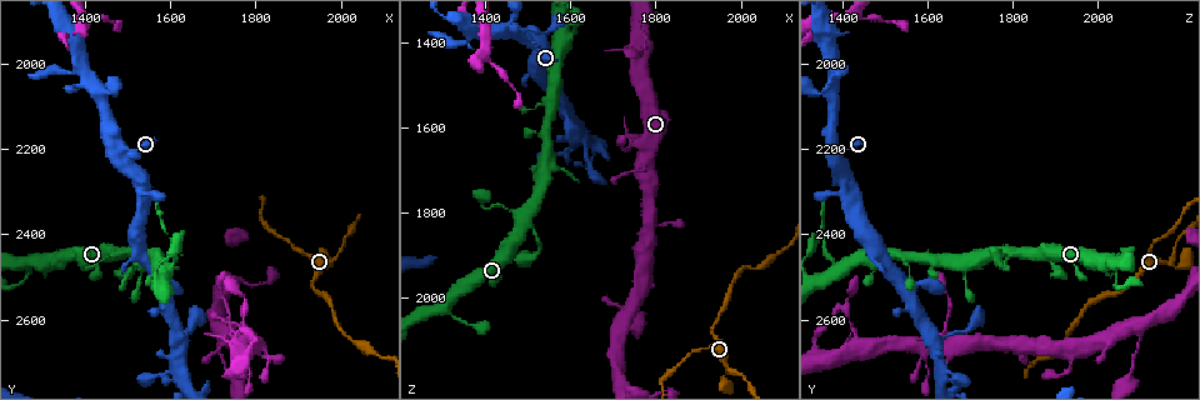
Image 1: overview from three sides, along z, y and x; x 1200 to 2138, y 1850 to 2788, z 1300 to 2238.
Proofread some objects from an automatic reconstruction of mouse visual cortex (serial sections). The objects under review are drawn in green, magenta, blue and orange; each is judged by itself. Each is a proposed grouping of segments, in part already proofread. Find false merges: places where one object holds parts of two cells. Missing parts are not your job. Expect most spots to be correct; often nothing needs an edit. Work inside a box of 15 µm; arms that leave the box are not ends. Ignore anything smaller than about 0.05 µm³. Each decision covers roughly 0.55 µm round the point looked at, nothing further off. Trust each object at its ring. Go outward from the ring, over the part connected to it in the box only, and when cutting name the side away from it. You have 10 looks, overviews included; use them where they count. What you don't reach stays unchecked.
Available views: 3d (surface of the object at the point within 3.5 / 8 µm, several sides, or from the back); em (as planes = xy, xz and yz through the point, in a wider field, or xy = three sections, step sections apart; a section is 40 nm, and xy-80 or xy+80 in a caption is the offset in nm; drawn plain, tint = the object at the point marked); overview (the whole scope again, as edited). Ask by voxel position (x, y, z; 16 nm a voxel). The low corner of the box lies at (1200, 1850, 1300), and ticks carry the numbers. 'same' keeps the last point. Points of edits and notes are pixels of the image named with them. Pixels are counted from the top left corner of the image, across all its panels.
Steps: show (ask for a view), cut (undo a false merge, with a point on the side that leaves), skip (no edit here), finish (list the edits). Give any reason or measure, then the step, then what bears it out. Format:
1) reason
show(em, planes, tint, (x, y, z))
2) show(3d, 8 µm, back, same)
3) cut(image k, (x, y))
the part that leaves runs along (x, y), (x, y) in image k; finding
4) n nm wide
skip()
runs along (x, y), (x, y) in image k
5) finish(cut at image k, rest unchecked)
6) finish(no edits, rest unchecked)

sudden change in width
show(em, xy, step 5, tint, (1965, 2475, 2185))

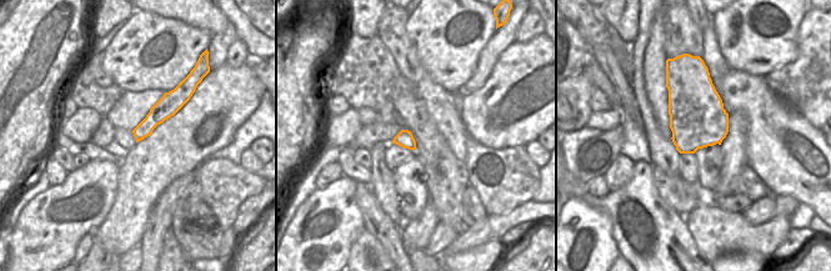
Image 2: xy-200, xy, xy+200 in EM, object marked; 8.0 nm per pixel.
wider look
show(3d, 3.5 µm, same)

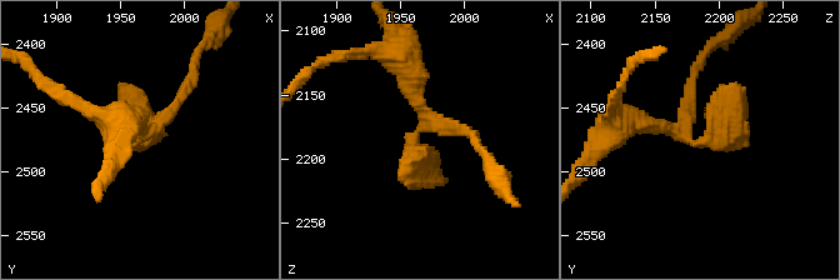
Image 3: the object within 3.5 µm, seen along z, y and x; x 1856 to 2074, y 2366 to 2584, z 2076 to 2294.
arms of 150, 250, 350 nm
skip()
runs along (184, 99), (171, 101), (138, 135) in image 2; all the same cell

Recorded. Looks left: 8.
sharp bend
show(3d, 8 µm, (1715, 2625, 2100))

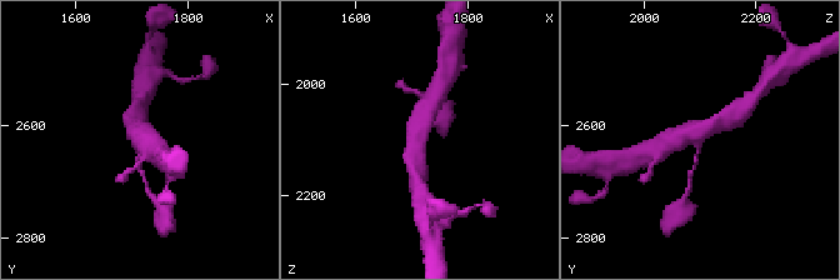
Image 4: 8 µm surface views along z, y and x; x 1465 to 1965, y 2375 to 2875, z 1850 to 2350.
closer look
show(3d, 3.5 µm, (1710, 2630, 2095))

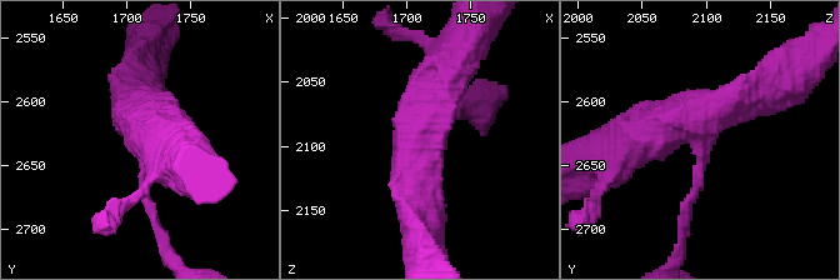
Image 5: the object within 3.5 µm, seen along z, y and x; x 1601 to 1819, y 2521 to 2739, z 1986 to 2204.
3 arms; arms of 100, 450, 600 nm; need the tissue
show(em, xy, step 1, tint, (1716, 2626, 2094))

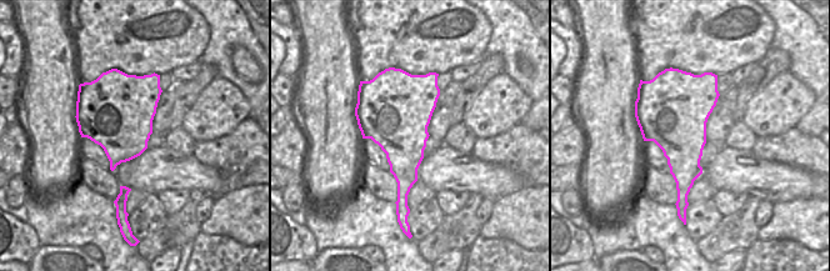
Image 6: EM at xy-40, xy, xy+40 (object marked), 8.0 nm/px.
skip()
runs along (624, 145), (765, 91) in image 5; continuous, no second cell

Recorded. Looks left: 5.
sharp bend
show(3d, 8 µm, (1490, 2440, 1810))

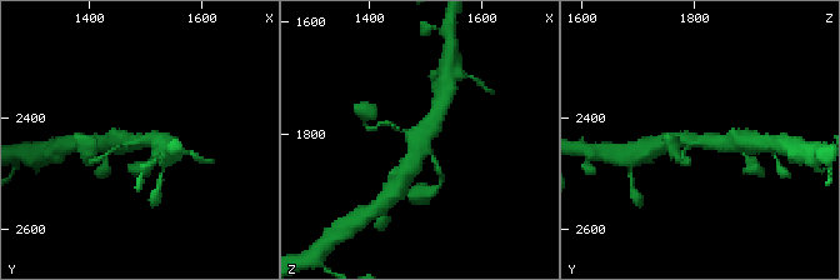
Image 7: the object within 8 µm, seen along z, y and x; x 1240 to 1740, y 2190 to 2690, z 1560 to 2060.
closer look
show(3d, 3.5 µm, (1495, 2445, 1815))

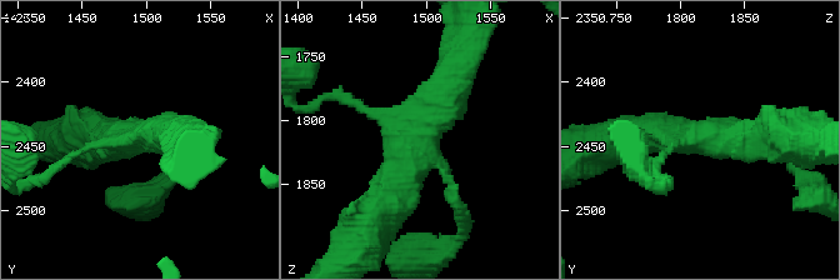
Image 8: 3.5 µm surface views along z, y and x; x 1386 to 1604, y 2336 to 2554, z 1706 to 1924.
4 arms; arms of 100, 150, 500, 500 nm; now the EM
show(em, xy, step 5, tint, (1494, 2442, 1816))

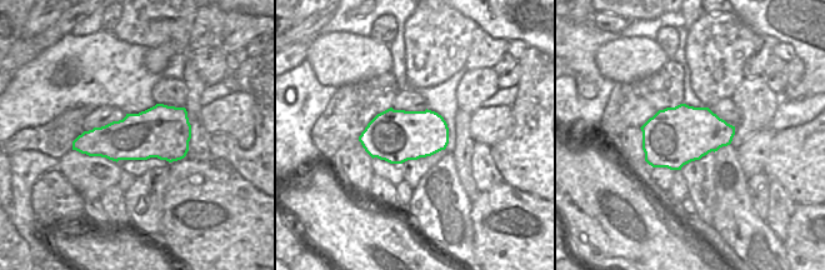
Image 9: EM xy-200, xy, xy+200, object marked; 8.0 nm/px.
skip()
runs along (381, 211), (459, 70) in image 8; one cell here

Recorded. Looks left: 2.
branch point
show(3d, 3.5 µm, (1615, 2710, 1625))

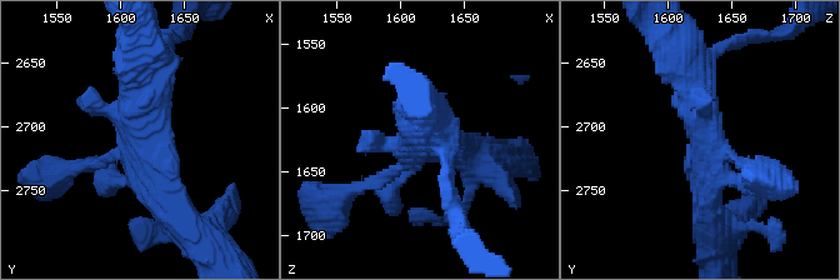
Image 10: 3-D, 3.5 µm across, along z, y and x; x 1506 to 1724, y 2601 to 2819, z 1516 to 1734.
show(em, xy, step 2, tint, (1612, 2708, 1628))

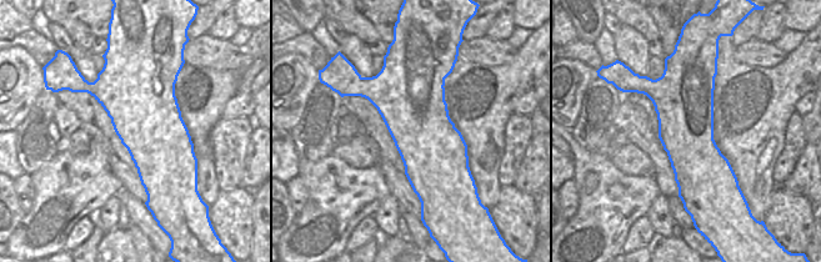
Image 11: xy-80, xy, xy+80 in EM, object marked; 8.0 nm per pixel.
skip()
runs along (140, 54), (136, 135), (171, 208) in image 10; one cell here

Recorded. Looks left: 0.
finish(no edits, rest unchecked)

